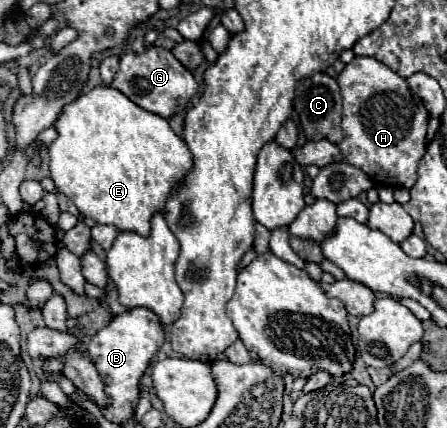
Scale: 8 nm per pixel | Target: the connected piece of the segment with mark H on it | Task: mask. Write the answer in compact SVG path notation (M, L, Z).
M356 56L338 76L340 92L344 98L344 112L342 112L342 130L344 140L338 144L346 162L364 170L374 184L378 186L404 186L412 188L418 180L418 164L426 152L426 126L428 126L428 112L426 108L416 102L412 96L406 80L392 72L386 64L374 58L360 58Z

